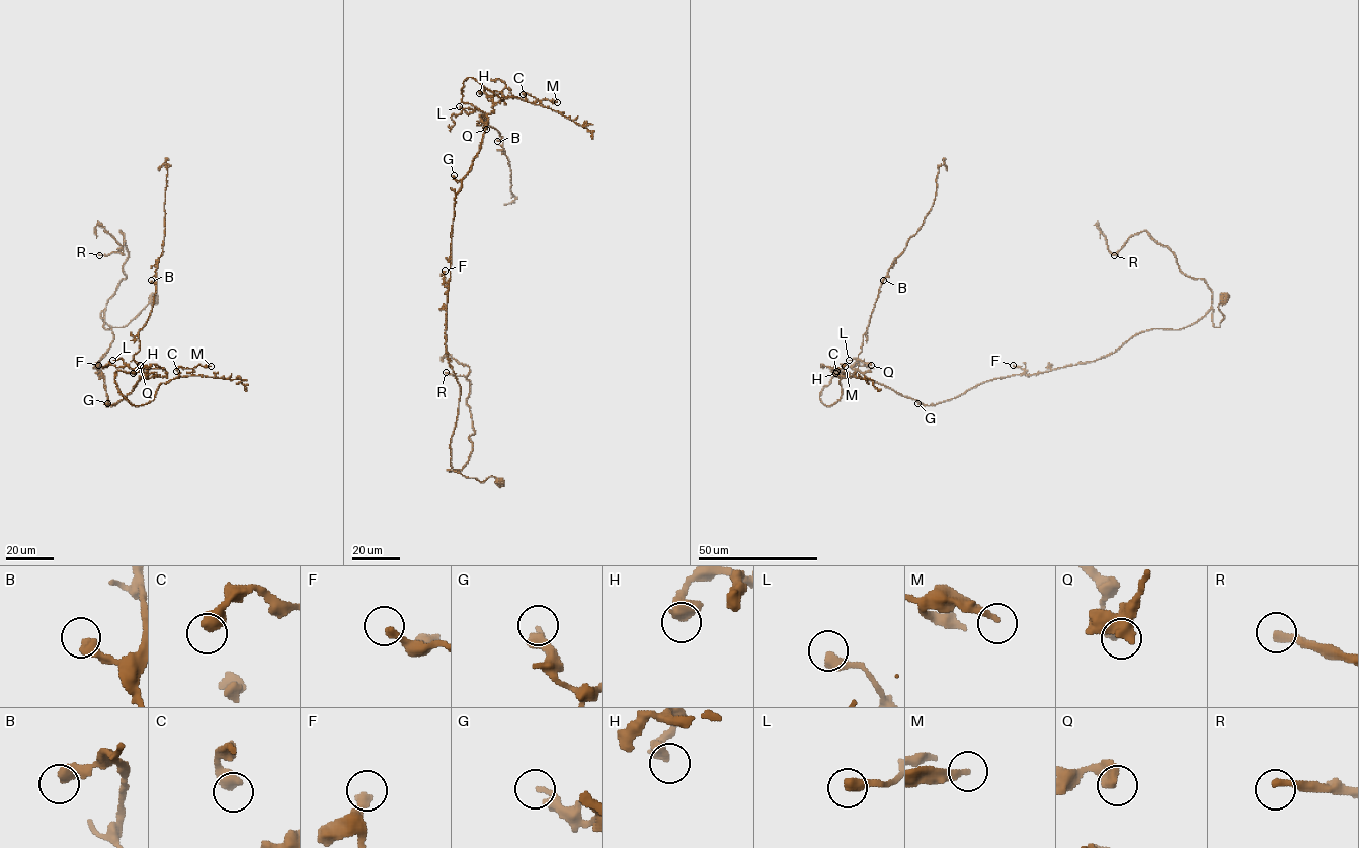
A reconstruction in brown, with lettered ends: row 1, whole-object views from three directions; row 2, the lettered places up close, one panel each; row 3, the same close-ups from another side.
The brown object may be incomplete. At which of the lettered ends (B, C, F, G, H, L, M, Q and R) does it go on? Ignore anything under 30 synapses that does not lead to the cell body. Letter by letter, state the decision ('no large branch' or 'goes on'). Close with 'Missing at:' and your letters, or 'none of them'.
B: no large branch
C: no large branch
F: no large branch
G: no large branch
H: no large branch
L: no large branch
M: no large branch
Q: no large branch
R: goes on
Missing at: R

